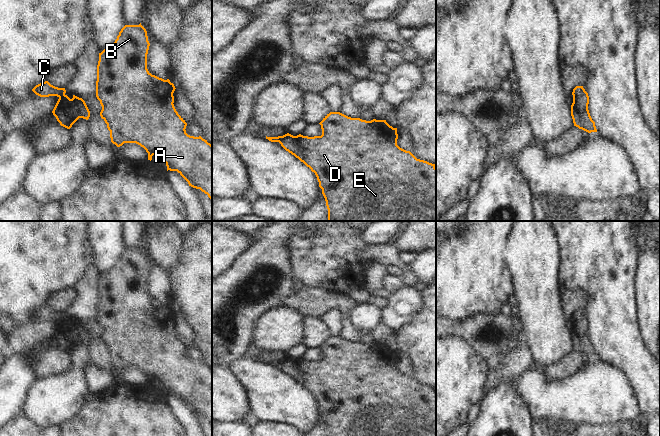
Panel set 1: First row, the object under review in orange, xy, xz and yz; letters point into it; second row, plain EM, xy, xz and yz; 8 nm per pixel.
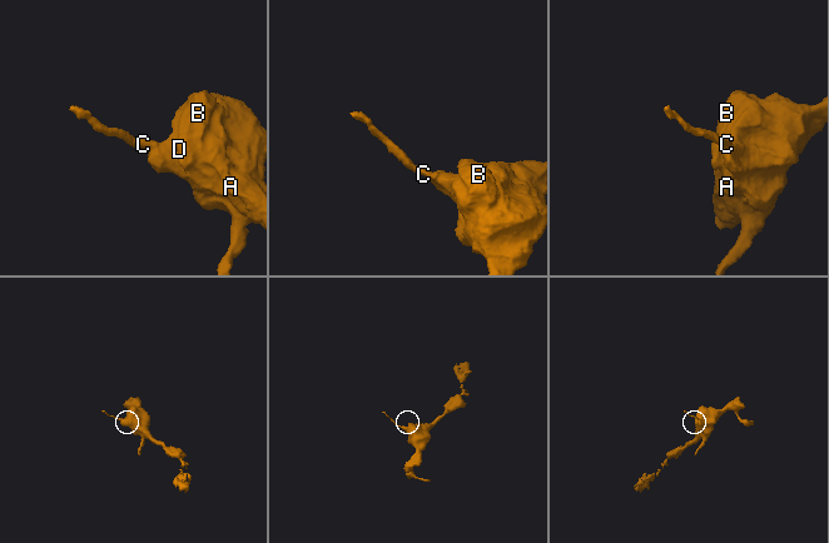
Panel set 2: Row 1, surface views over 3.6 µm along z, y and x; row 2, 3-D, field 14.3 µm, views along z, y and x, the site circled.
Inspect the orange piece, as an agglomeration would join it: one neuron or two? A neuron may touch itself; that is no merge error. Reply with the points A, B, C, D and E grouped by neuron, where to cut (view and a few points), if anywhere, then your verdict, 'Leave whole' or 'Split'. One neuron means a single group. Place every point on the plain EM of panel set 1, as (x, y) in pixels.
Groups: A B D E / C. Split along yz (584, 313), (580, 318), (573, 320). Split.

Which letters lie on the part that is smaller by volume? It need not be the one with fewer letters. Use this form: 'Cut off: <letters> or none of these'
Cut off: C.

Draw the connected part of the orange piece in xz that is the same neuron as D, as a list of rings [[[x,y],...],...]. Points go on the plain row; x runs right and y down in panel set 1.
[[[330,336],[319,347],[322,353],[321,360],[308,361],[301,358],[293,360],[289,357],[282,360],[281,370],[303,386],[315,397],[326,425],[328,436],[436,436],[436,391],[435,388],[417,383],[410,375],[406,375],[397,369],[397,352],[390,350],[386,344],[371,345],[360,342],[351,342],[340,336]]]

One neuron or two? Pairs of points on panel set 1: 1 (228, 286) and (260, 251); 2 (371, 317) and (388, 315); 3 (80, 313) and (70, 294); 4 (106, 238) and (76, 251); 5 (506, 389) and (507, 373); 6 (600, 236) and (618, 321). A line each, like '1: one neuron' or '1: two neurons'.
1: one neuron
2: two neurons
3: two neurons
4: two neurons
5: two neurons
6: one neuron

